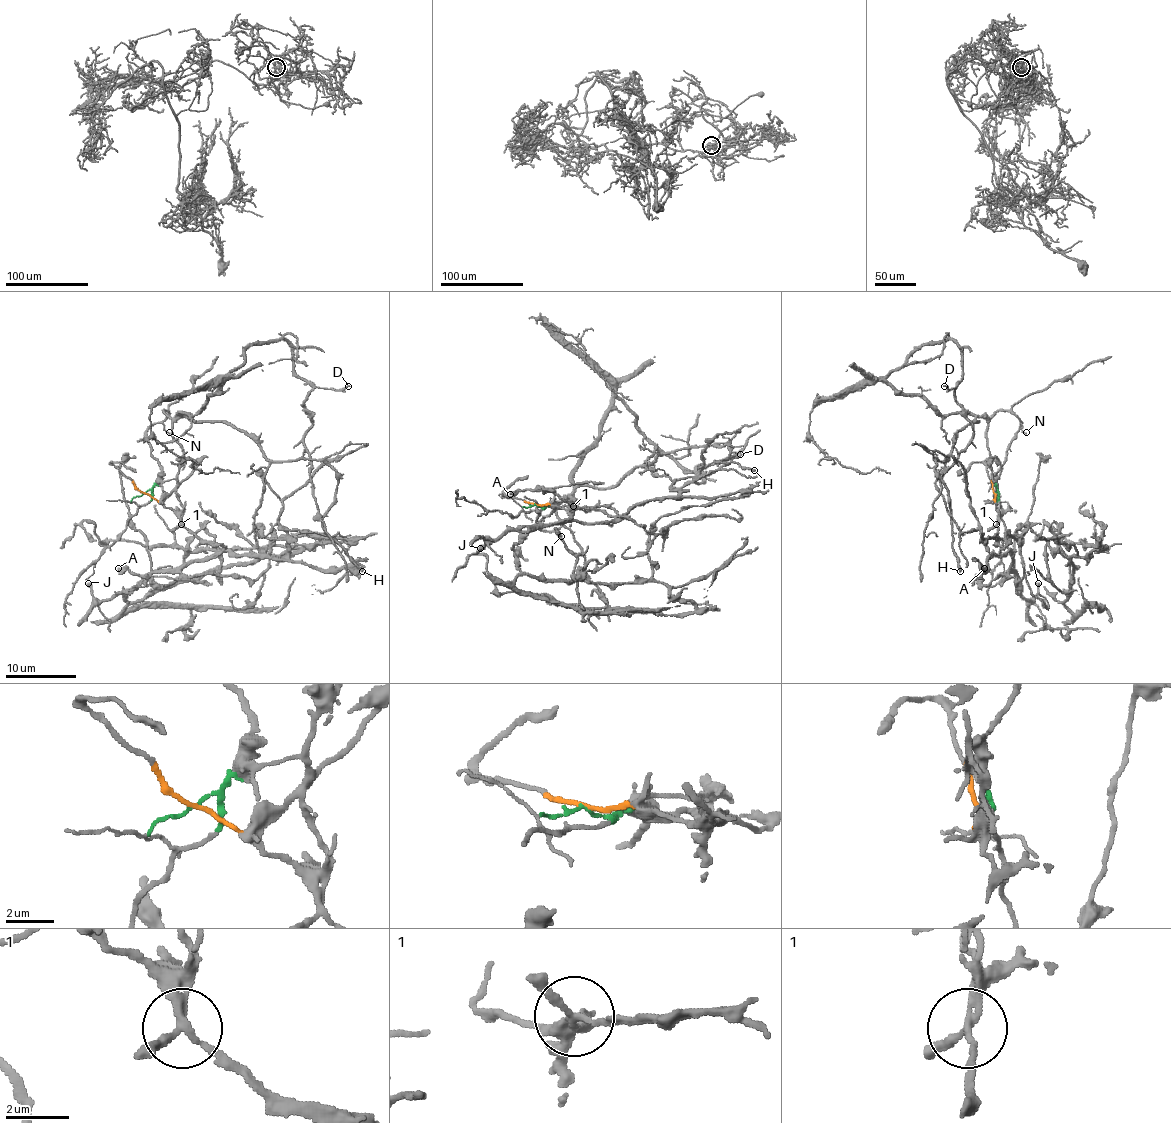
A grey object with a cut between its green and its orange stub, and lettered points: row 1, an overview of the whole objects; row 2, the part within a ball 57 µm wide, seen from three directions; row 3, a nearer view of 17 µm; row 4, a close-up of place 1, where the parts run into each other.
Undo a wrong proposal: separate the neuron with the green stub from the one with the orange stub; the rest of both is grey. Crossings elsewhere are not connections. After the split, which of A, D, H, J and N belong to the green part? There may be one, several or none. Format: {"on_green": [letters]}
{"on_green": ["D", "H", "N"]}

